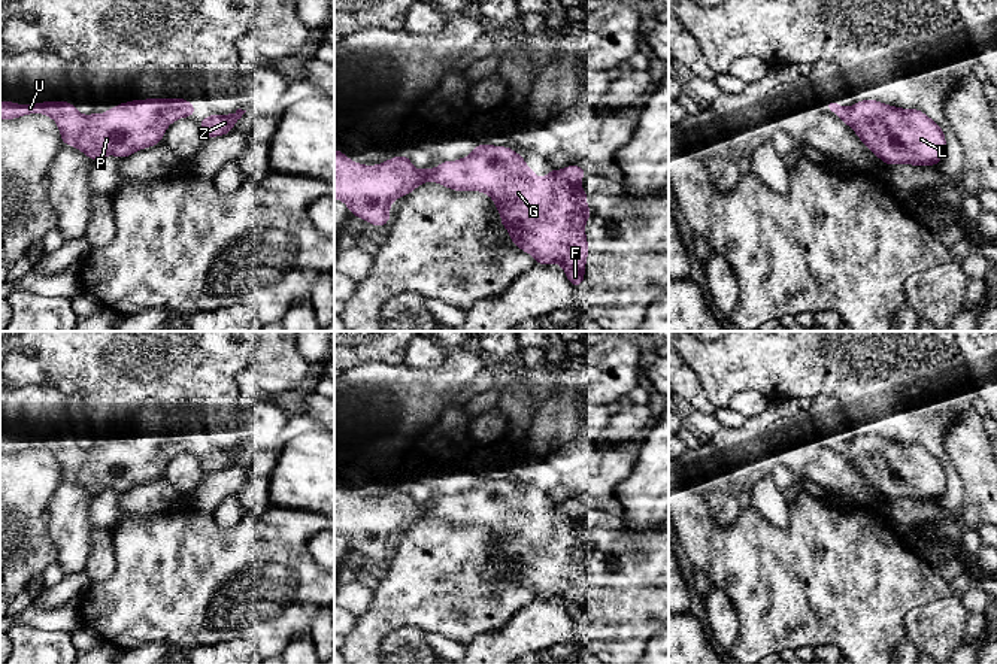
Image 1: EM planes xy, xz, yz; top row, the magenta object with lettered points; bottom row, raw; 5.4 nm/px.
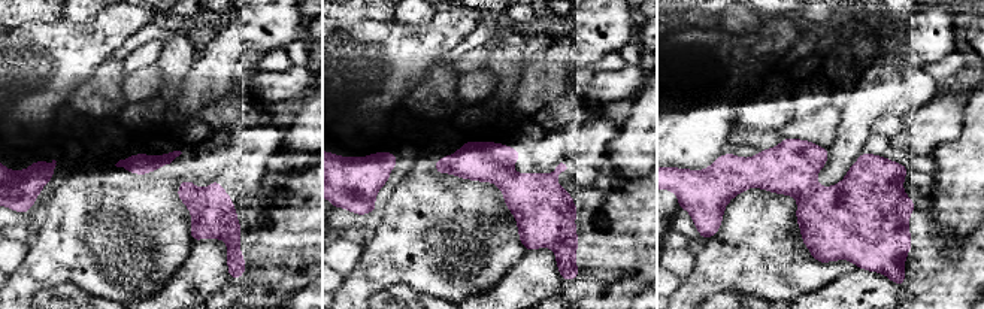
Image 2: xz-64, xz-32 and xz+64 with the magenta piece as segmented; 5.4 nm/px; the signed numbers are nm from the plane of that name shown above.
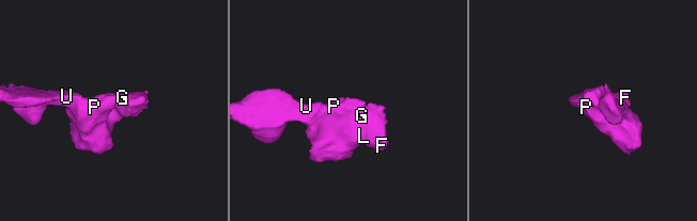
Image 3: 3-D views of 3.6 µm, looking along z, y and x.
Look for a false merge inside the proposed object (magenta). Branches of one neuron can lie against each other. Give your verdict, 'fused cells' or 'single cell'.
single cell

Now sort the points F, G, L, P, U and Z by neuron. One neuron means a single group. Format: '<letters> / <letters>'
F G L P U Z

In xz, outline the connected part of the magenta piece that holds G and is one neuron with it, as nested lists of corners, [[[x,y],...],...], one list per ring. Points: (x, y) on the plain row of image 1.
[[[476,477],[473,486],[461,494],[440,495],[437,503],[424,504],[416,504],[406,488],[376,500],[366,500],[334,483],[334,533],[343,536],[351,549],[382,561],[390,558],[391,537],[427,515],[452,525],[485,527],[493,533],[496,545],[501,548],[500,558],[509,566],[510,576],[533,589],[536,598],[558,597],[569,616],[581,622],[588,594],[585,557],[593,549],[587,540],[588,527],[581,522],[585,507],[587,503],[570,498],[557,506],[551,501],[546,510],[537,512],[525,498],[524,491],[512,482],[482,477]]]

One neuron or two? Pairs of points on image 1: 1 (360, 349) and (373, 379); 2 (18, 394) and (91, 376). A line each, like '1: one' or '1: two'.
1: two
2: two

